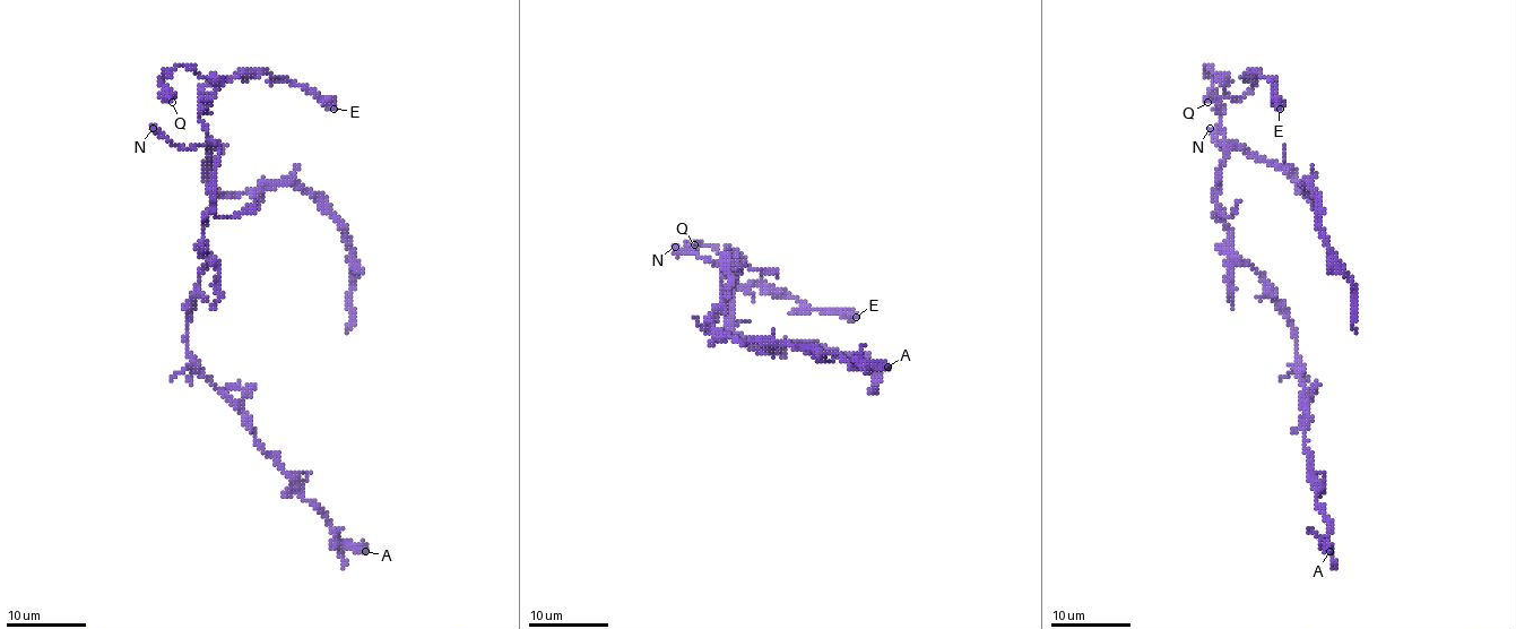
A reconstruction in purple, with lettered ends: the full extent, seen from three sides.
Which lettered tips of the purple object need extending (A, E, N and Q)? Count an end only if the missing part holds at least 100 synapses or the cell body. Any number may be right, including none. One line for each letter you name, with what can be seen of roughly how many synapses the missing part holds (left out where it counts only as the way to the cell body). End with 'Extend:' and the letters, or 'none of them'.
Extend: none of them

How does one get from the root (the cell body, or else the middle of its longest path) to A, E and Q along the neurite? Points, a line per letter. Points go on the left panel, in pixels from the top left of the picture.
A: (204, 224), (208, 264), (188, 310), (190, 360), (244, 415), (254, 439), (323, 514), (334, 535), (365, 551)
E: (204, 224), (218, 156), (200, 118), (208, 100), (200, 92), (208, 84), (271, 75), (318, 92), (334, 109)
Q: (204, 224), (218, 146), (200, 109), (216, 84), (192, 68), (174, 66), (162, 78), (162, 92), (172, 102)

